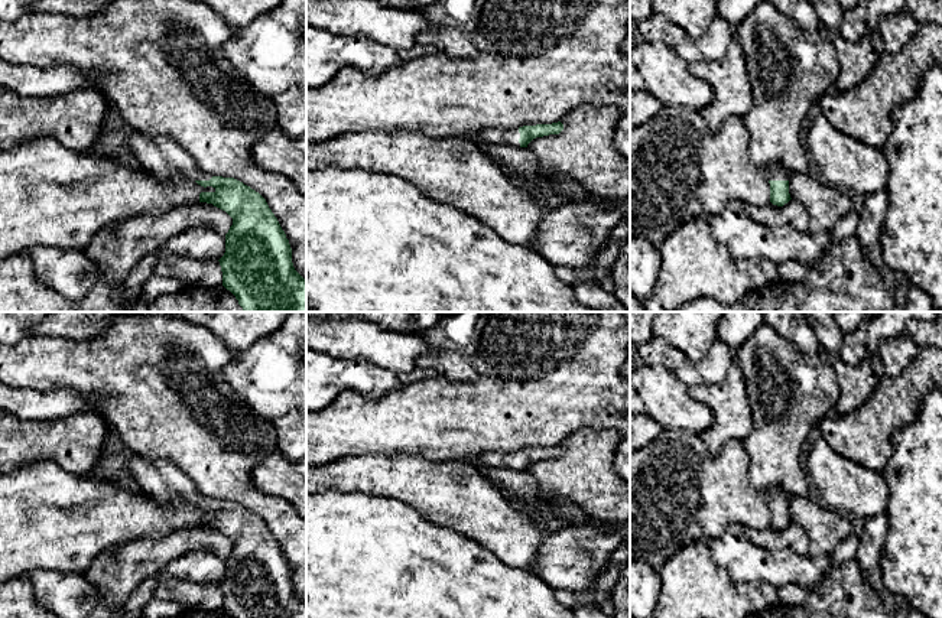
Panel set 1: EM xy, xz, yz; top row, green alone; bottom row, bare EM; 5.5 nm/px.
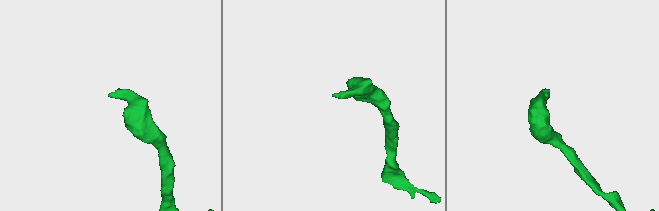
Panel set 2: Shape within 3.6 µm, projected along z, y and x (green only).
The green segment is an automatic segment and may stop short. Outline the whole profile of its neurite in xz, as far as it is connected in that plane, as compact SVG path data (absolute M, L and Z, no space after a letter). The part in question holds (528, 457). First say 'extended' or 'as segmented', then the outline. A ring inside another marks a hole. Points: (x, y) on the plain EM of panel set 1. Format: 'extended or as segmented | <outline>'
extended | M561 445L552 448L523 449L519 452L483 452L474 459L491 468L504 468L514 471L527 471L536 462L549 458L559 458L563 453Z

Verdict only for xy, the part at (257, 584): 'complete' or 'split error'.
split error

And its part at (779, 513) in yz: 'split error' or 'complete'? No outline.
split error

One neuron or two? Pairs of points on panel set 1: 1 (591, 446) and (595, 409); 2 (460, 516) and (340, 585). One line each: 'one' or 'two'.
1: two
2: two

